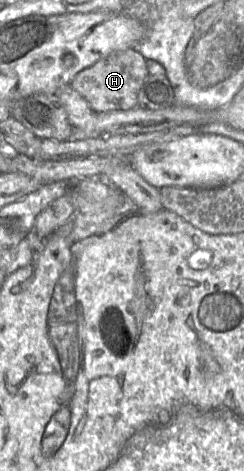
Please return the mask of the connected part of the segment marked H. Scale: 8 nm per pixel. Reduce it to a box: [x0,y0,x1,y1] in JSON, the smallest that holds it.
[70,48,148,112]

